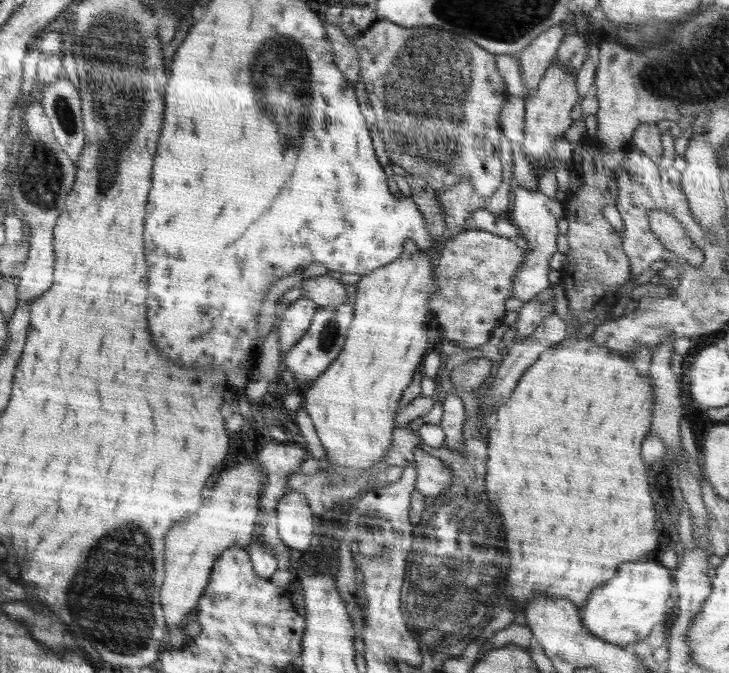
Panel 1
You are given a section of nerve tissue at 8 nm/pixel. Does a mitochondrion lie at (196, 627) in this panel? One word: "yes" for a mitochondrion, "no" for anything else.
no

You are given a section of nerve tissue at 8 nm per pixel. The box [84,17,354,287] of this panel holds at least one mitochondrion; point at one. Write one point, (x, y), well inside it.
(292, 87)

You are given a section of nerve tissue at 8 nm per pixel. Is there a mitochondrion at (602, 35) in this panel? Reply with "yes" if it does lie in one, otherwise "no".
no

